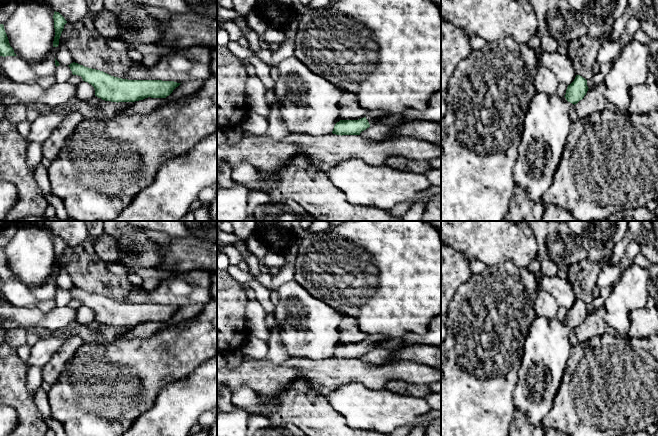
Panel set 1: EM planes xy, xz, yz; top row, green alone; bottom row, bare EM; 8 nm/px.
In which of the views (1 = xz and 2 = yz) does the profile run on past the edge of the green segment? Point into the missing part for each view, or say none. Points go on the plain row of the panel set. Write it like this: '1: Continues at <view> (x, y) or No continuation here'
1: Continues at xz (373, 340)
2: No continuation here

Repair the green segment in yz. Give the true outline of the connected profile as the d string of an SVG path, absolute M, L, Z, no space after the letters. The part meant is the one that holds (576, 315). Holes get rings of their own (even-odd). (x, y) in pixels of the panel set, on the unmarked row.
M576 299L574 305L568 309L565 322L572 328L577 328L584 322L588 315L587 304L580 299Z

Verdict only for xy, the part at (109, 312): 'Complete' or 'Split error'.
Complete

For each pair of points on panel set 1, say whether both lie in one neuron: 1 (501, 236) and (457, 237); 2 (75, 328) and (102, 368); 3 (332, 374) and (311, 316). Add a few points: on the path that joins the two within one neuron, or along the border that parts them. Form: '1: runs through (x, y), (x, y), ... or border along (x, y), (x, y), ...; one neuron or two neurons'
1: runs through (490, 236), (468, 236); one neuron
2: border along (84, 342), (89, 343); two neurons
3: border along (331, 356), (325, 359), (303, 358); two neurons

